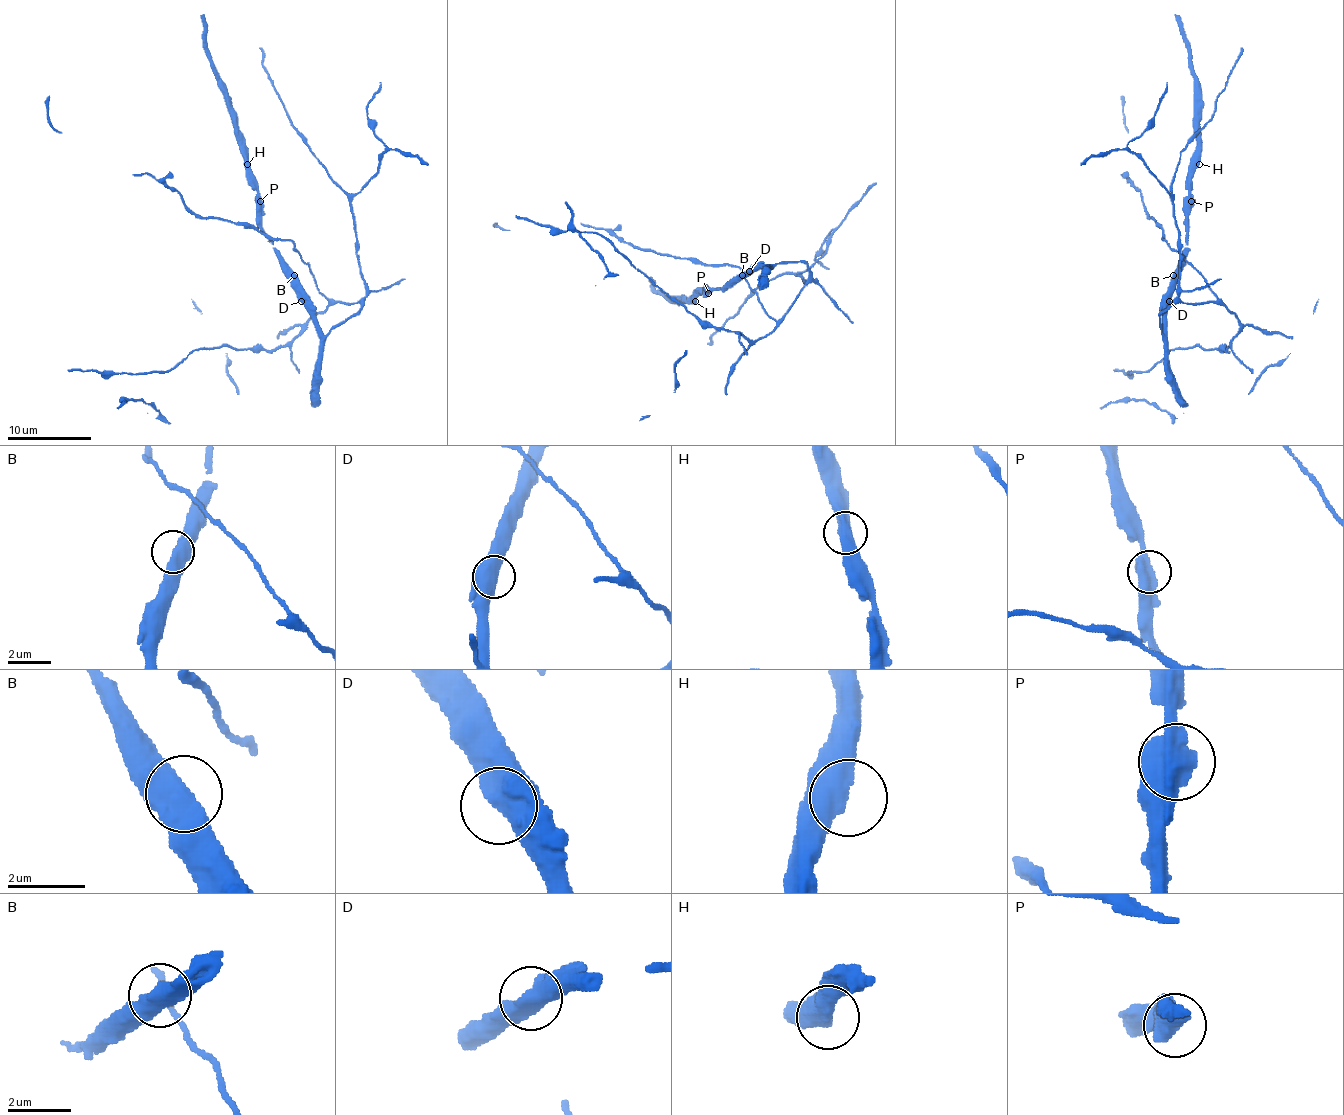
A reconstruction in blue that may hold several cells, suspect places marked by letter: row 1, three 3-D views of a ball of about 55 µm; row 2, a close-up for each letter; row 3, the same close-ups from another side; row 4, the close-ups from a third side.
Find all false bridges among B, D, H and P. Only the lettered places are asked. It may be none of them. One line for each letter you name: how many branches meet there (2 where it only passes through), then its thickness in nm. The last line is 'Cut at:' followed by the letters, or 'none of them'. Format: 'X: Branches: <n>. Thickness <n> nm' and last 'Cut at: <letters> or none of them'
Cut at: none of them

